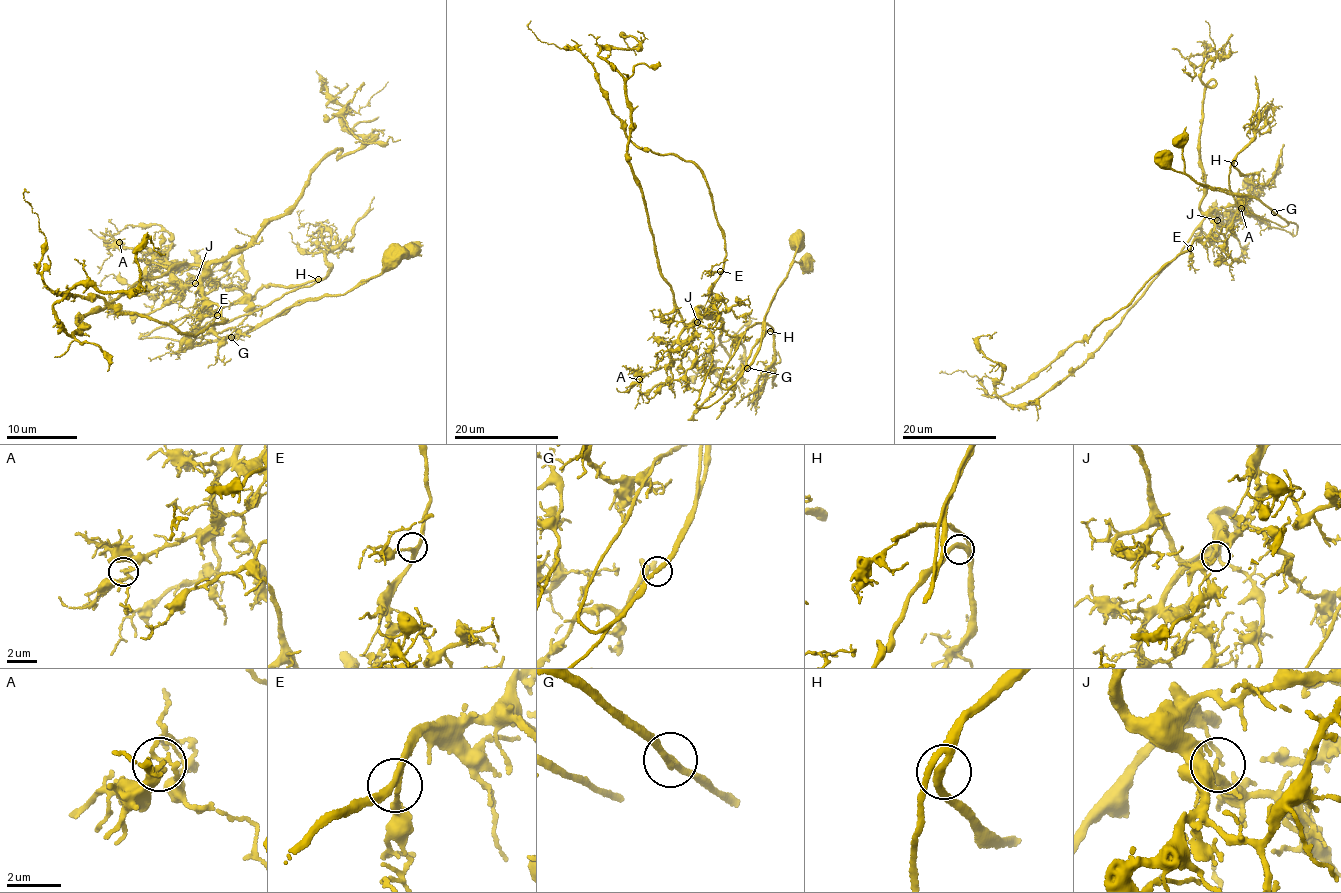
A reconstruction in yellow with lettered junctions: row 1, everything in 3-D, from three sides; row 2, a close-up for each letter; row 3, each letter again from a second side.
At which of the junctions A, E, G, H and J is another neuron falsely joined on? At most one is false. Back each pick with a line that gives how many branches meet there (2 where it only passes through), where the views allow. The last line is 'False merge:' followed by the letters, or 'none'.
G: 2
False merge: G

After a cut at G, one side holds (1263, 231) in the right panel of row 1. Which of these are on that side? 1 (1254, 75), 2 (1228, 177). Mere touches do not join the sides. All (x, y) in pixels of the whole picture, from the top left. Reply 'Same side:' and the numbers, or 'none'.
Same side: none

